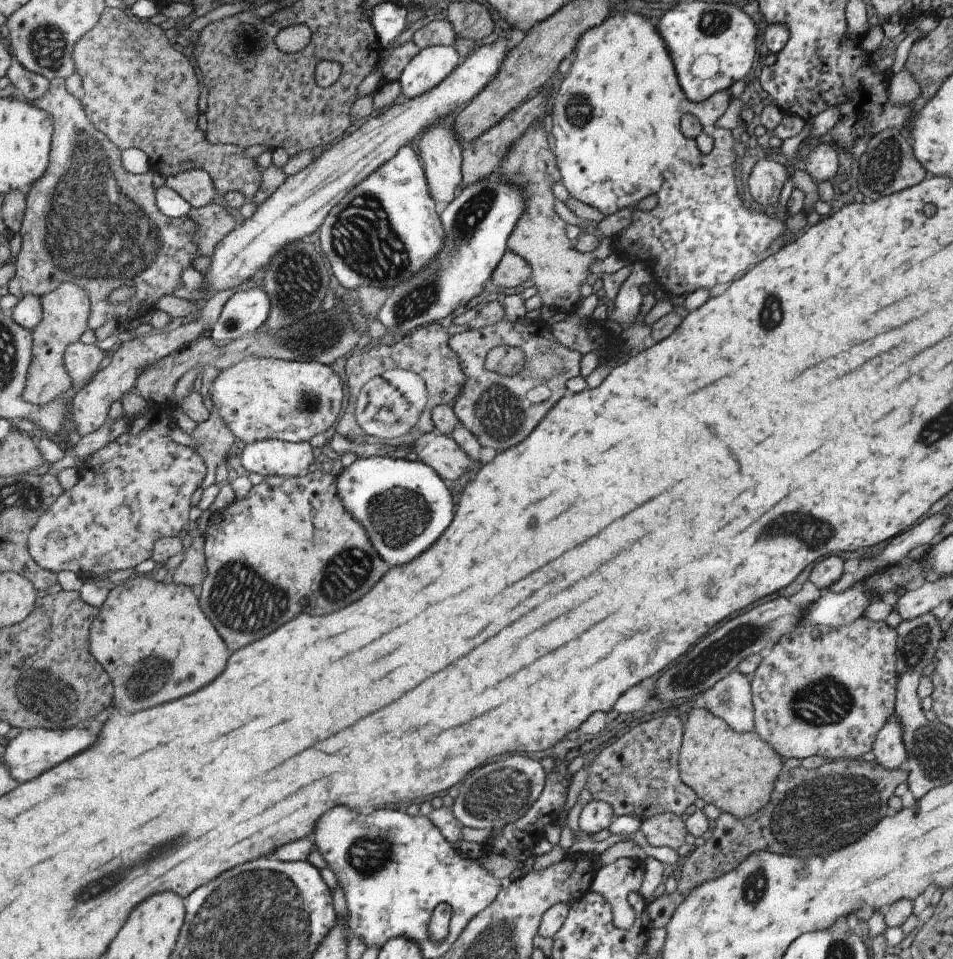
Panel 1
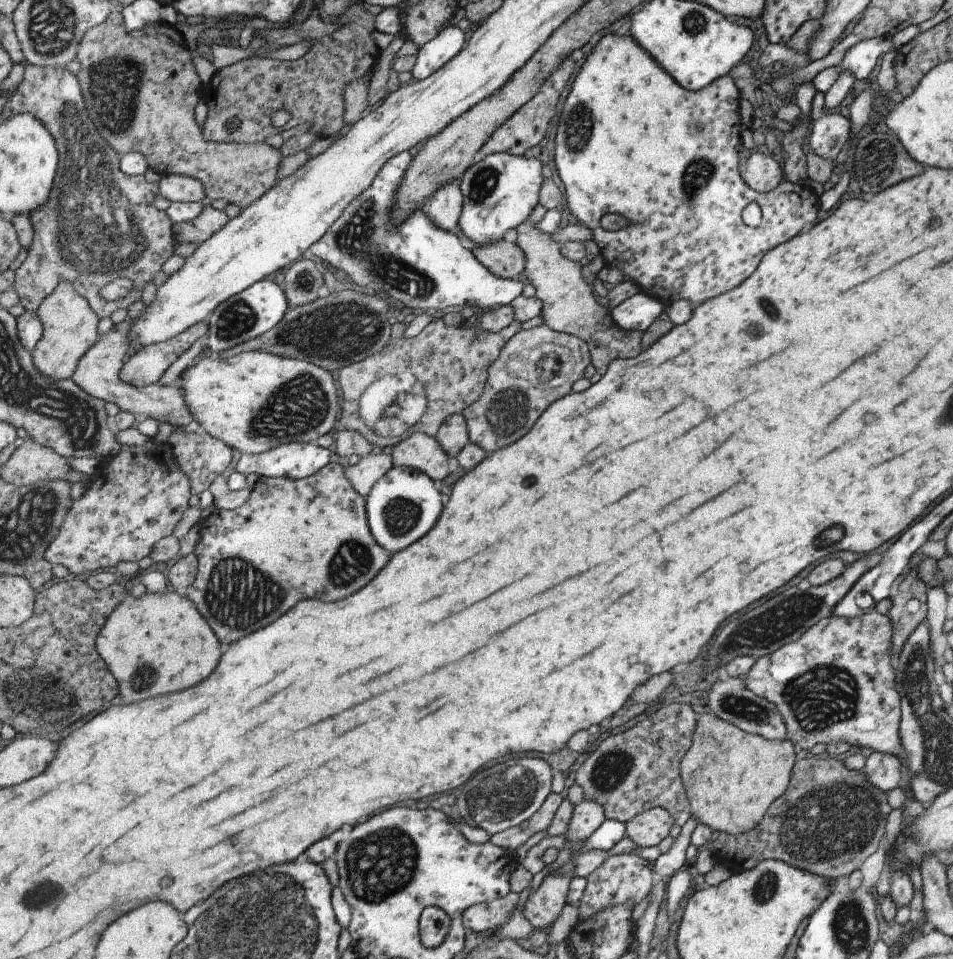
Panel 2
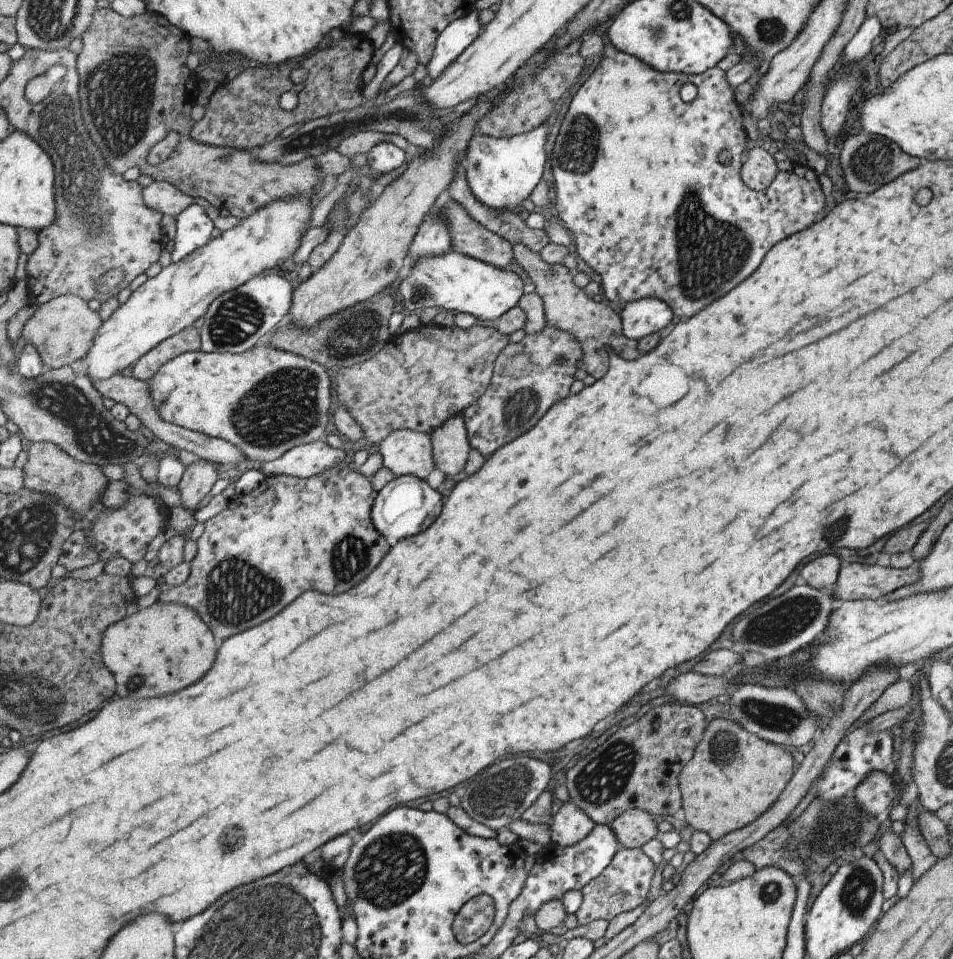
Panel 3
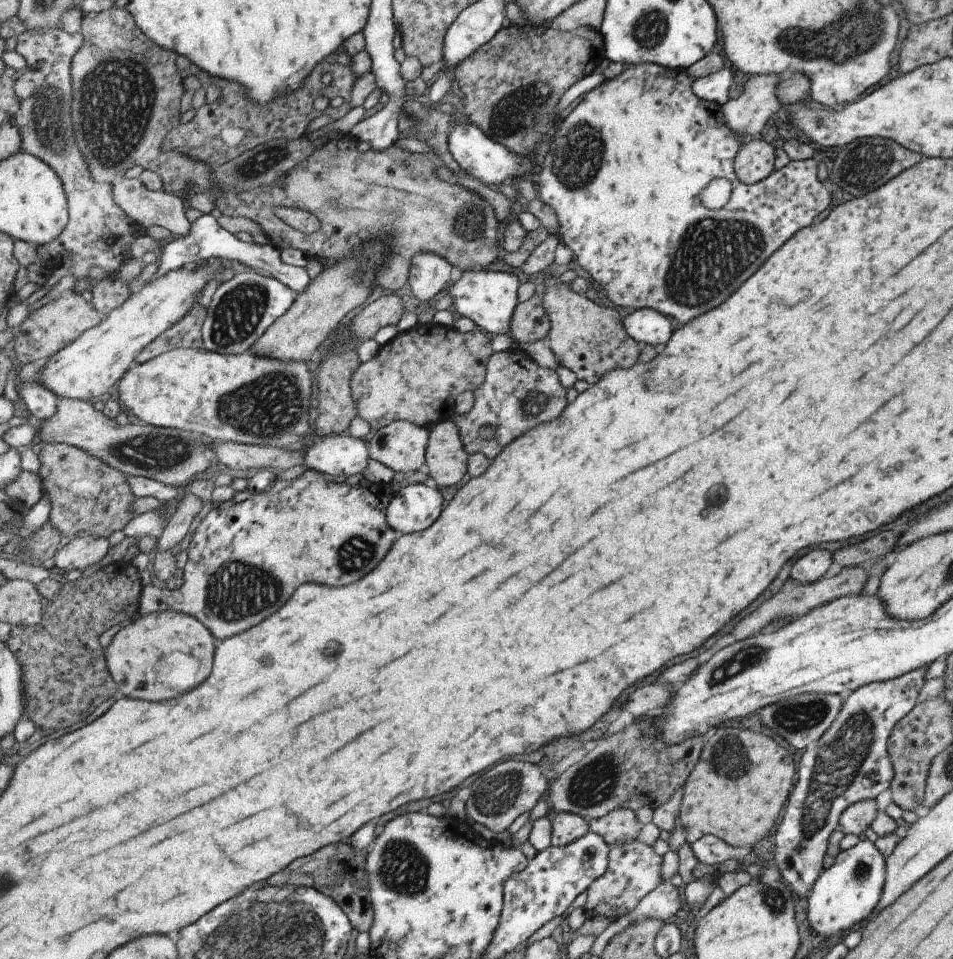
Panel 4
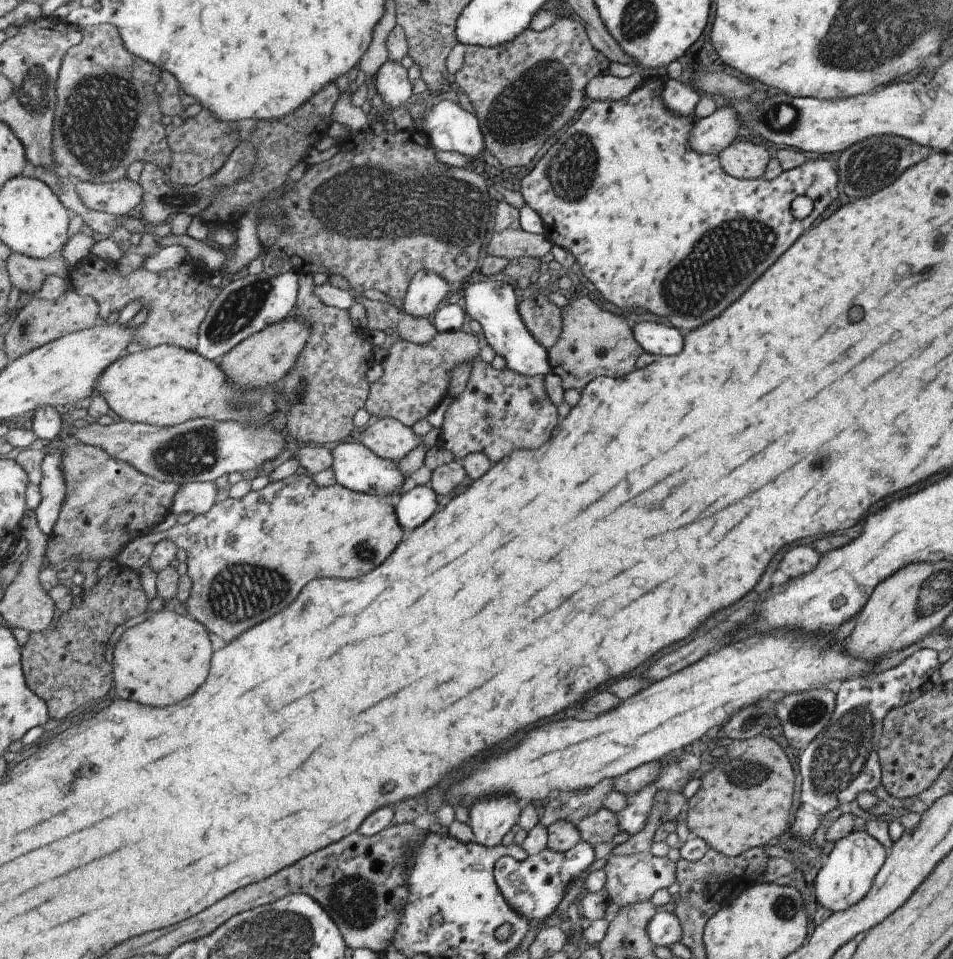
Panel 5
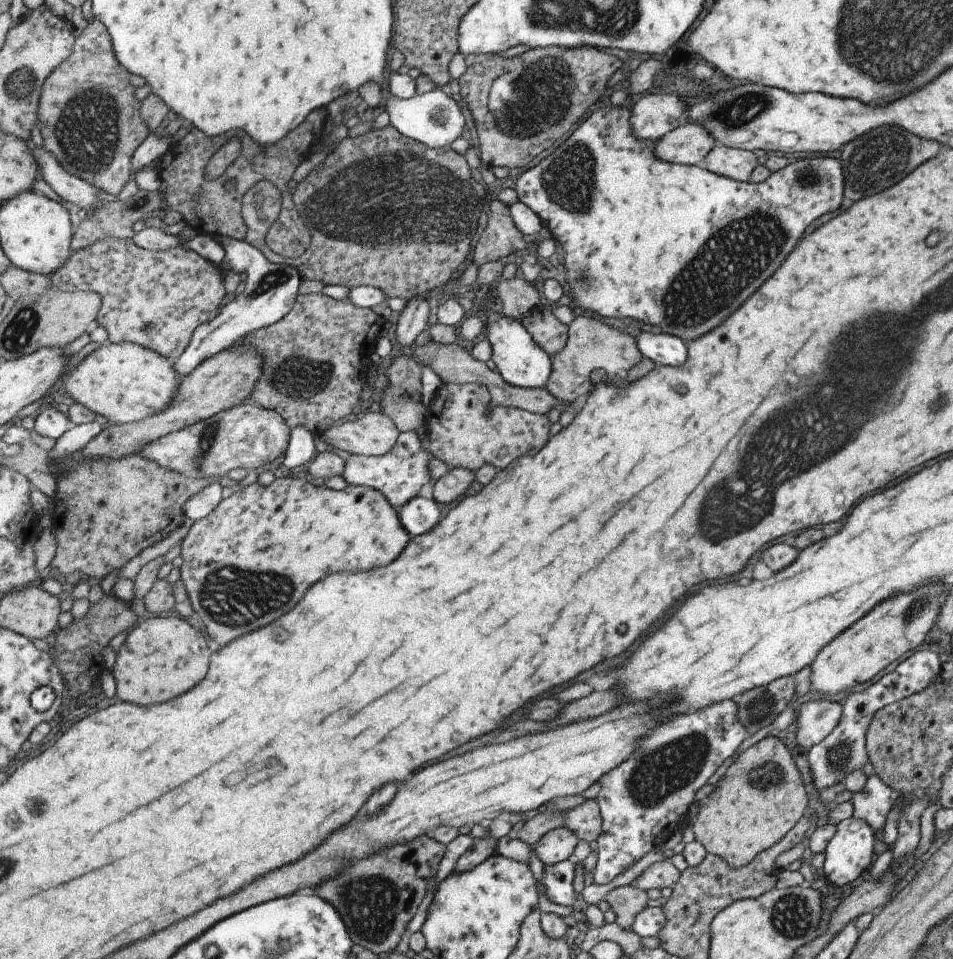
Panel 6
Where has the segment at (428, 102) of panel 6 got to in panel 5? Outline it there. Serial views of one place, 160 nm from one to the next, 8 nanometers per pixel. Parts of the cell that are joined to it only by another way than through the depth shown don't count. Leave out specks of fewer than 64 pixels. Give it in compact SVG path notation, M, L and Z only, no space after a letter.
M445 99L432 107L431 111L424 110L423 124L419 130L430 137L432 145L436 150L448 150L459 152L463 156L467 156L473 160L473 165L477 165L479 159L484 156L486 152L486 140L480 127L480 120L477 115L467 112L465 108L461 108L459 104Z

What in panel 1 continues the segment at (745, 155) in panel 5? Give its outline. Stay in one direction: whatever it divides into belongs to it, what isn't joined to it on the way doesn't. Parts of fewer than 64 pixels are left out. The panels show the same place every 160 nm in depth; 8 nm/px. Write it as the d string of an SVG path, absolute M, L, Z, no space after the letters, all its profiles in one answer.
M764 159L749 162L745 174L750 195L755 202L765 203L765 206L776 204L781 187L789 178L784 165Z

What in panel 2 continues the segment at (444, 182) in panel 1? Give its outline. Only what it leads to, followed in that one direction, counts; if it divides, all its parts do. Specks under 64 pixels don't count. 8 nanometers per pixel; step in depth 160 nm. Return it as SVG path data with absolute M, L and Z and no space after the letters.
M454 179L440 187L426 201L425 210L440 228L449 231L458 230L464 206L464 195L460 184L460 180Z

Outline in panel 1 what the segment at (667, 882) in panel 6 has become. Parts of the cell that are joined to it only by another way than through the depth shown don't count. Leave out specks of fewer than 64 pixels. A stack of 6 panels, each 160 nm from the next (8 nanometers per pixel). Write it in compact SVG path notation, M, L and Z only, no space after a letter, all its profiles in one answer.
M619 858L597 869L590 891L599 894L611 908L613 924L626 929L634 920L627 903L631 892L639 892L643 880L644 862L639 859Z

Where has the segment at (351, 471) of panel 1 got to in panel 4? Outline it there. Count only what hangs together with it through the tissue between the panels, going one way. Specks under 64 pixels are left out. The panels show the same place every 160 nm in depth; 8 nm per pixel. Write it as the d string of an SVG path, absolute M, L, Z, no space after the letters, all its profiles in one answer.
M422 481L404 486L396 491L388 508L388 520L391 528L409 534L423 532L433 526L445 506L445 498L438 486L427 486Z

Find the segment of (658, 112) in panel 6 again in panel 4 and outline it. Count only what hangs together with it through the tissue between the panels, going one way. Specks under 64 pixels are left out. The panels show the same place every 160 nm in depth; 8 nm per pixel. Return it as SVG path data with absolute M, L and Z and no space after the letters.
M724 68L710 75L696 78L692 82L693 94L698 99L713 101L718 105L722 105L729 100L728 92L734 78L735 74Z

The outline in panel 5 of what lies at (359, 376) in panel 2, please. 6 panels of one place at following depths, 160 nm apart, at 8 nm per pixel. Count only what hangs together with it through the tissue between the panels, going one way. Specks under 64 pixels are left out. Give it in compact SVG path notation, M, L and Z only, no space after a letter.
M470 331L436 332L428 343L423 344L401 338L386 353L380 354L383 374L370 384L367 412L381 419L393 417L414 427L439 408L449 394L453 371L461 365L477 362L481 351L479 338Z

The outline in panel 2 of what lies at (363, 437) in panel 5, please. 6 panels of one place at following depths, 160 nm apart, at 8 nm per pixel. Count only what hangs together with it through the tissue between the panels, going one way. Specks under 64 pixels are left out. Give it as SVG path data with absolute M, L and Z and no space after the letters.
M416 433L393 447L394 467L412 468L441 482L451 474L456 459L443 449L435 437Z

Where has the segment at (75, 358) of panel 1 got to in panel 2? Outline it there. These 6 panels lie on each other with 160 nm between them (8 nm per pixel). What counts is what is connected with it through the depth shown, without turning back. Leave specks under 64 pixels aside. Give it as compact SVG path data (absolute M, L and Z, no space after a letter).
M126 318L123 322L114 325L106 336L94 345L79 360L79 365L72 380L86 392L103 400L105 403L115 403L121 411L130 411L146 415L151 419L171 424L174 428L184 427L184 424L193 420L186 404L185 392L179 381L168 386L150 385L149 387L136 388L122 380L120 376L123 369L123 360L127 350L132 346L132 331L134 322Z

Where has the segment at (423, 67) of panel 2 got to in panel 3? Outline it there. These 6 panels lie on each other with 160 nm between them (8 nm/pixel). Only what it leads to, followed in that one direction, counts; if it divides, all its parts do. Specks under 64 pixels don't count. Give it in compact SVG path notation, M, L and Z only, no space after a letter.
M479 11L470 12L467 16L457 19L443 31L435 45L434 55L426 69L431 79L436 79L445 74L449 66L453 66L467 47L474 43L485 30L479 22Z

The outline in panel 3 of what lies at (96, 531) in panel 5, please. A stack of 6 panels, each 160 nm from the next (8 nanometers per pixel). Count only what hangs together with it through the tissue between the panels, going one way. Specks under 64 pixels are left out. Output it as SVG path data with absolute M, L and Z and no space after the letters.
M52 442L32 443L26 446L28 459L23 468L25 487L31 490L46 492L55 495L68 509L74 512L76 520L90 521L84 517L85 510L90 510L91 504L98 500L106 489L109 481L100 465L80 461L71 453L63 450Z

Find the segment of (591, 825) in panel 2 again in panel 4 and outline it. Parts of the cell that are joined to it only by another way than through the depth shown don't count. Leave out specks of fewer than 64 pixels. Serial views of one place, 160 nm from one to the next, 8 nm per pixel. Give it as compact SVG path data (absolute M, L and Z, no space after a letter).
M559 811L550 823L550 844L562 847L581 838L589 830L589 824L582 816Z

